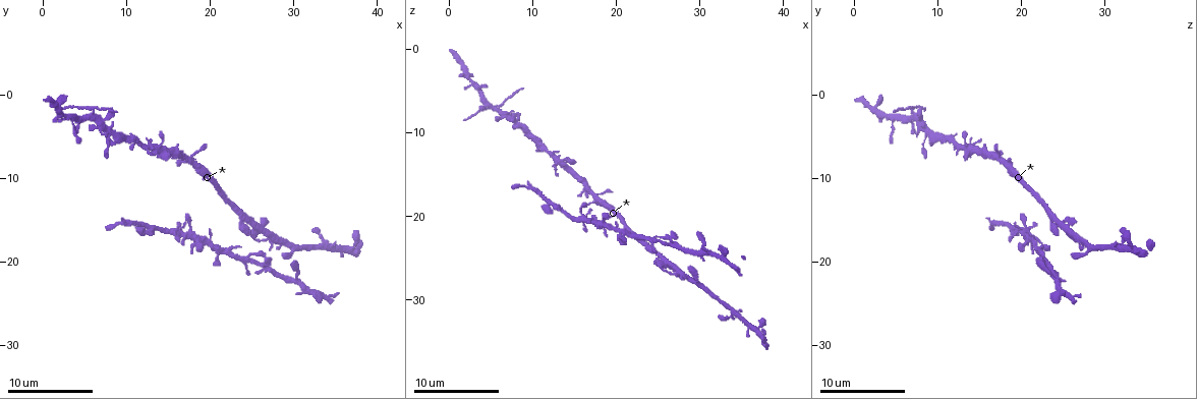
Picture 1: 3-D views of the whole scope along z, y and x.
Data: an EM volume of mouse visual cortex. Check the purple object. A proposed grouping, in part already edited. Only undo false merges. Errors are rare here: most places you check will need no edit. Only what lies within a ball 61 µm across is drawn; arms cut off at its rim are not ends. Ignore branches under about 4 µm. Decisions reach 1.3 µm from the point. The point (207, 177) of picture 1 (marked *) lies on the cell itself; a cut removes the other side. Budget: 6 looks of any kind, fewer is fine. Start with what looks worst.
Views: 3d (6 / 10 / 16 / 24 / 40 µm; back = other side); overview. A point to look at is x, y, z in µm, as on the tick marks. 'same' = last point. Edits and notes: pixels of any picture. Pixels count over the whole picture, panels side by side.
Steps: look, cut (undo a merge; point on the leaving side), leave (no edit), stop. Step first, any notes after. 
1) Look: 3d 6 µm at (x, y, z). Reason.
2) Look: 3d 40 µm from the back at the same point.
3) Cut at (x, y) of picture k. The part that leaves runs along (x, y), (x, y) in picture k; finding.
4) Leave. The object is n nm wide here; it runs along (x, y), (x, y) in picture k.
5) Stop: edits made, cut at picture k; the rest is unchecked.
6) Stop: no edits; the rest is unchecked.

Look: 3d 16 µm at (5.8, 2.4, 7.2). Four arms meet.

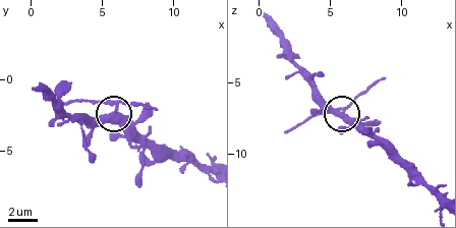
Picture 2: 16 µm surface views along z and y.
Cut at (128, 106) of picture 2. The object is 370 nm wide here; two cells meet here.

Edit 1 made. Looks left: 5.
Look: 3d 6 µm at (22.2, 19.2, 22.4). Two arms in line, one across.

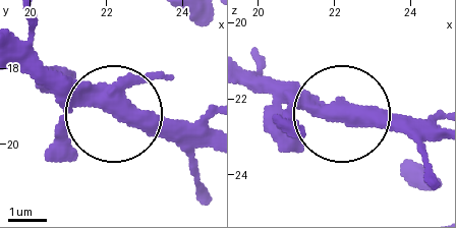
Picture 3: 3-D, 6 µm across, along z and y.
Look: 3d 6 µm from the back at (22.15, 19.00, 22.35).

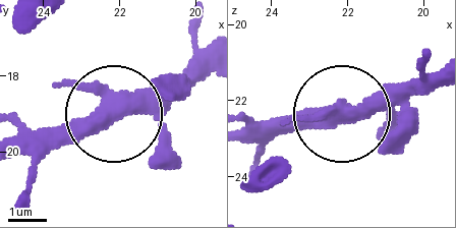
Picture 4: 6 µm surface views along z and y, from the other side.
Leave. The object is 380 nm wide here; one cell here.

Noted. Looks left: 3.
Look: 3d 10 µm at (25.0, 15.2, 24.4). Small branch off a trunk.

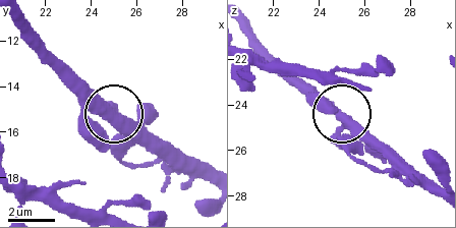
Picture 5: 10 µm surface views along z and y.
Look: 3d 10 µm from the back at the same point.

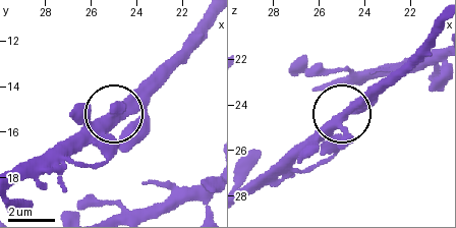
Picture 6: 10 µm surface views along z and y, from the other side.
Leave. The object is 350 nm wide here; continuous, no second cell.

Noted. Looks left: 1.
Stop: edits made, cut at picture 2; the rest is unchecked.

